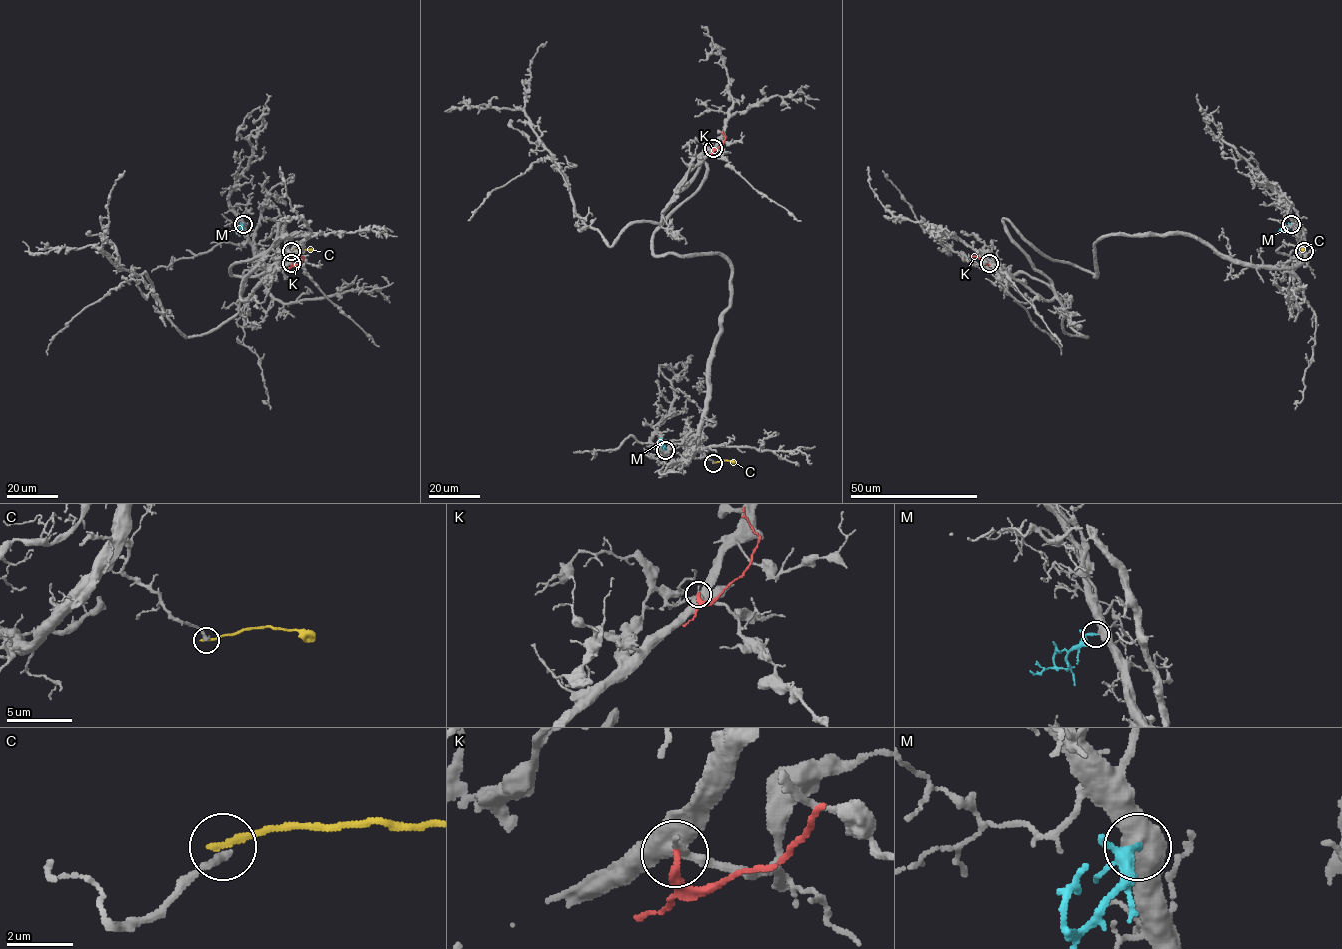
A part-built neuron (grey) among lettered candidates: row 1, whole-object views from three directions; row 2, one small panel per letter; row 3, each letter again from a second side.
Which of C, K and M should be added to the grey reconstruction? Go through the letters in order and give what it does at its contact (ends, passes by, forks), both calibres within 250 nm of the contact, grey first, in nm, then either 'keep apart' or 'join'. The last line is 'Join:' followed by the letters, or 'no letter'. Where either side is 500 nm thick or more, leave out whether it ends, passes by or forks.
C: it ends; calibres 260 and 220 nm; keep apart
K: it ends; calibres 280 and 200 nm; keep apart
M: calibres 550 and 190 nm; join
Join: M

